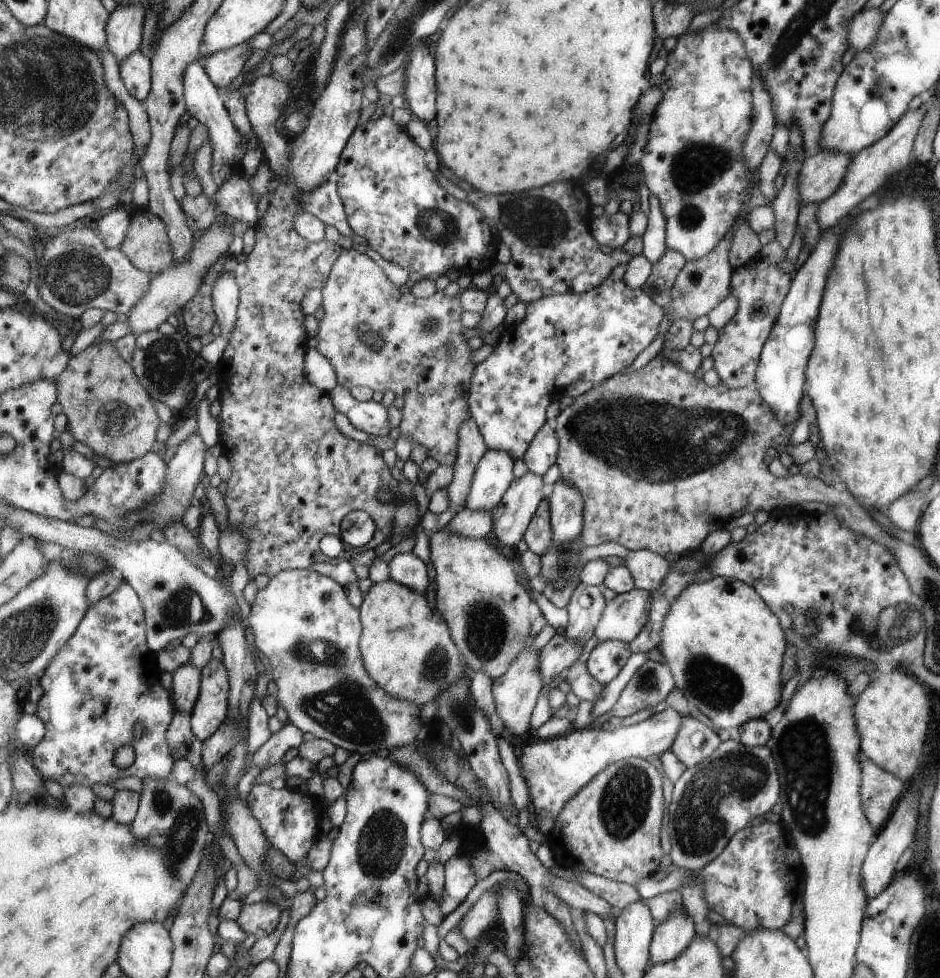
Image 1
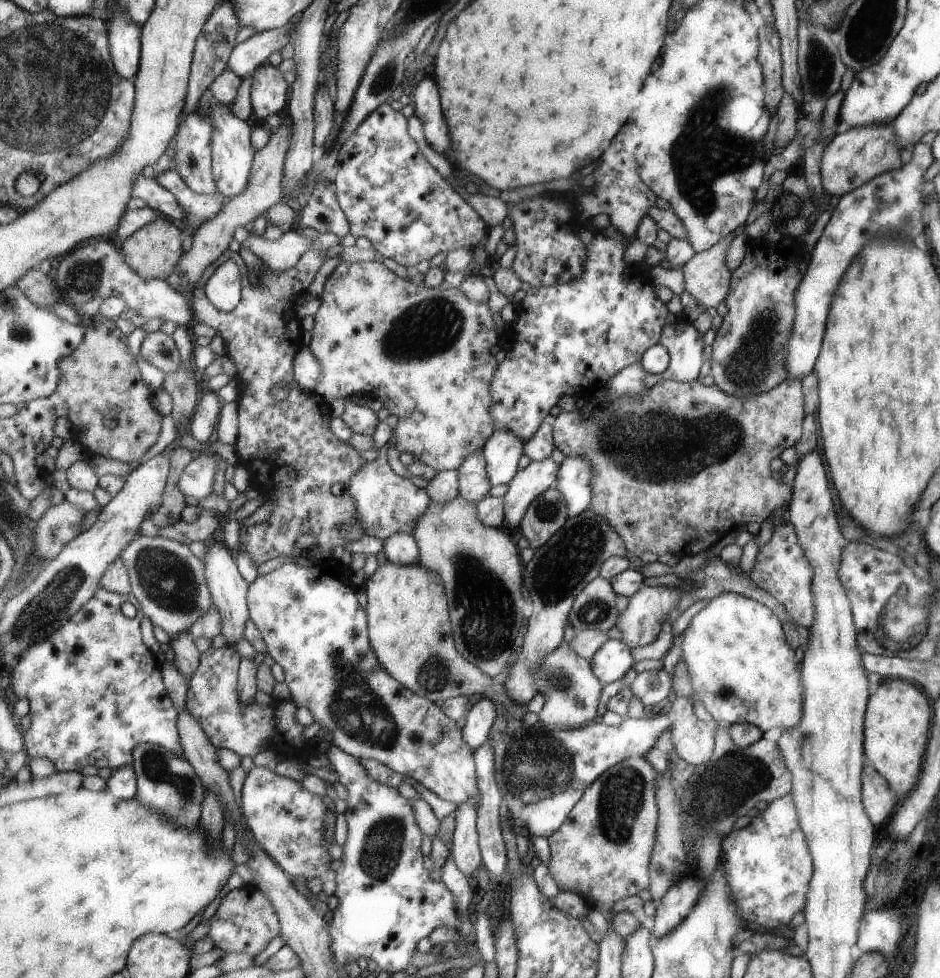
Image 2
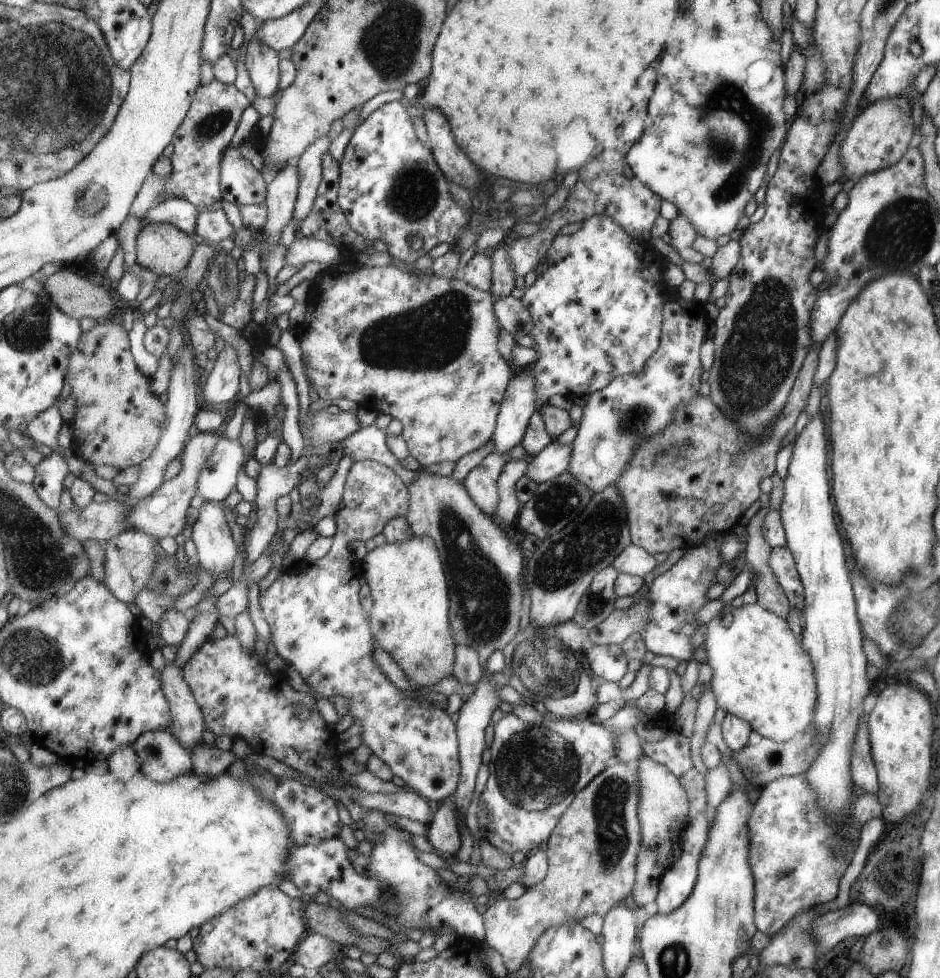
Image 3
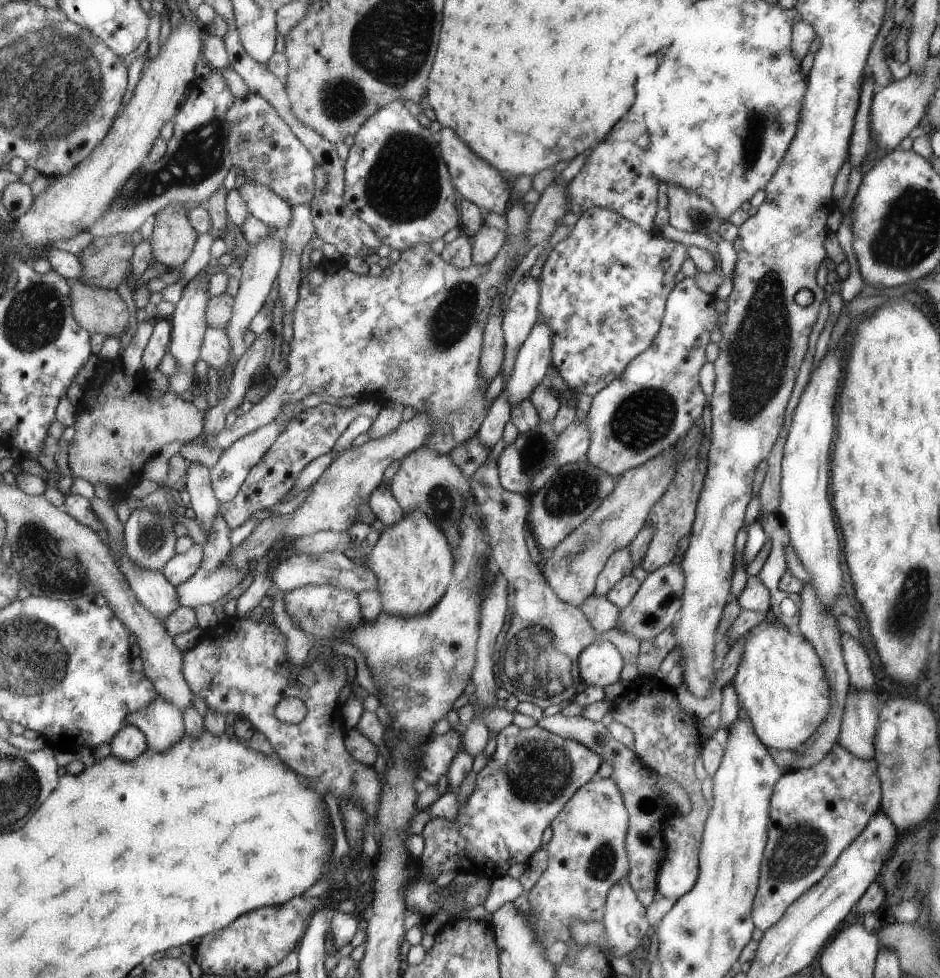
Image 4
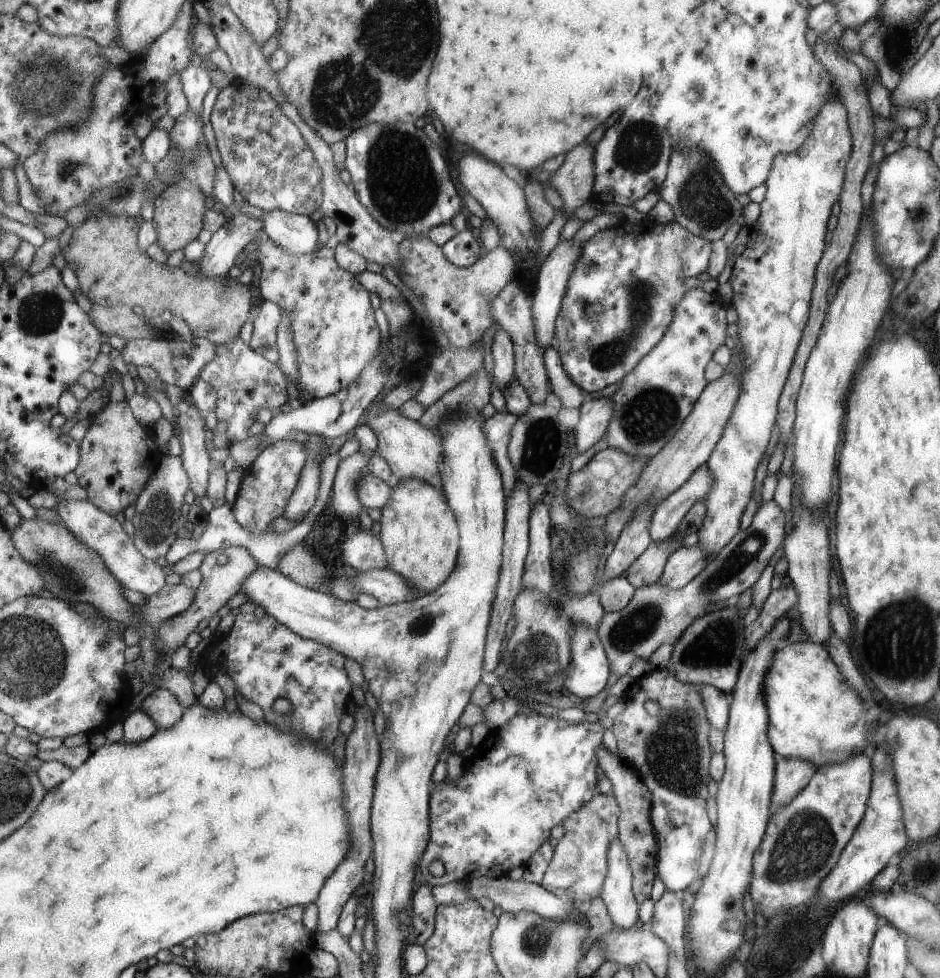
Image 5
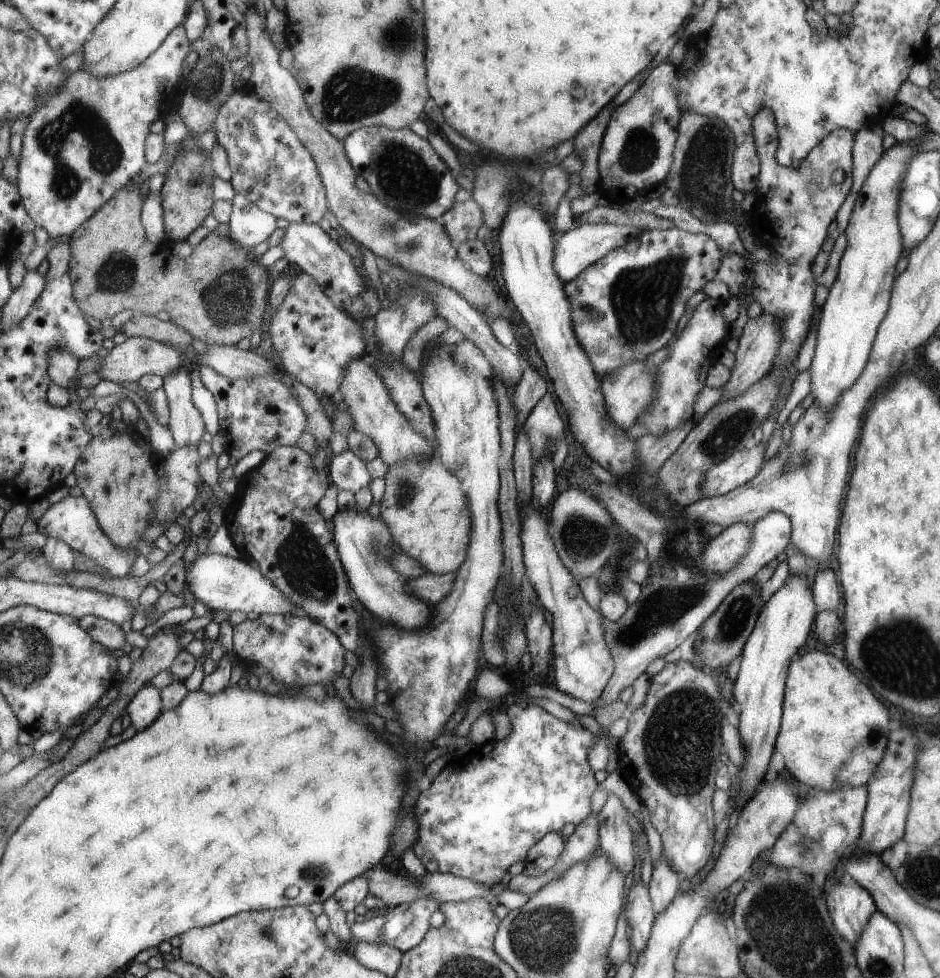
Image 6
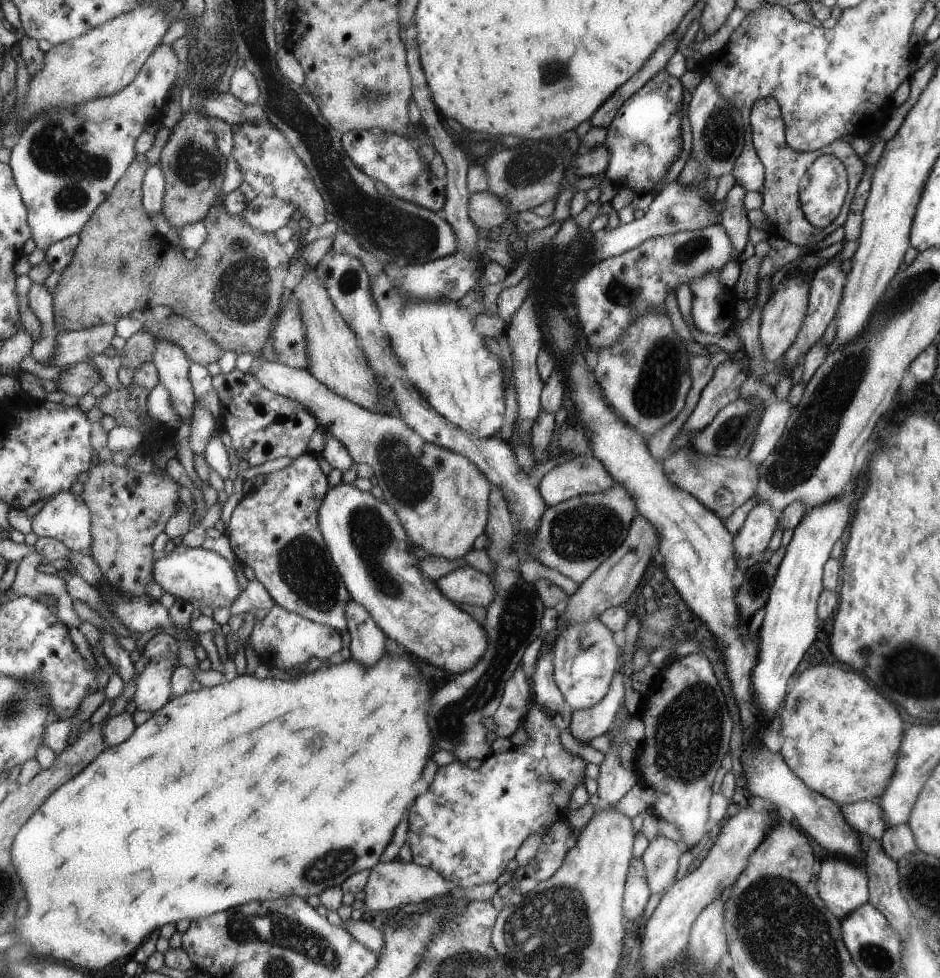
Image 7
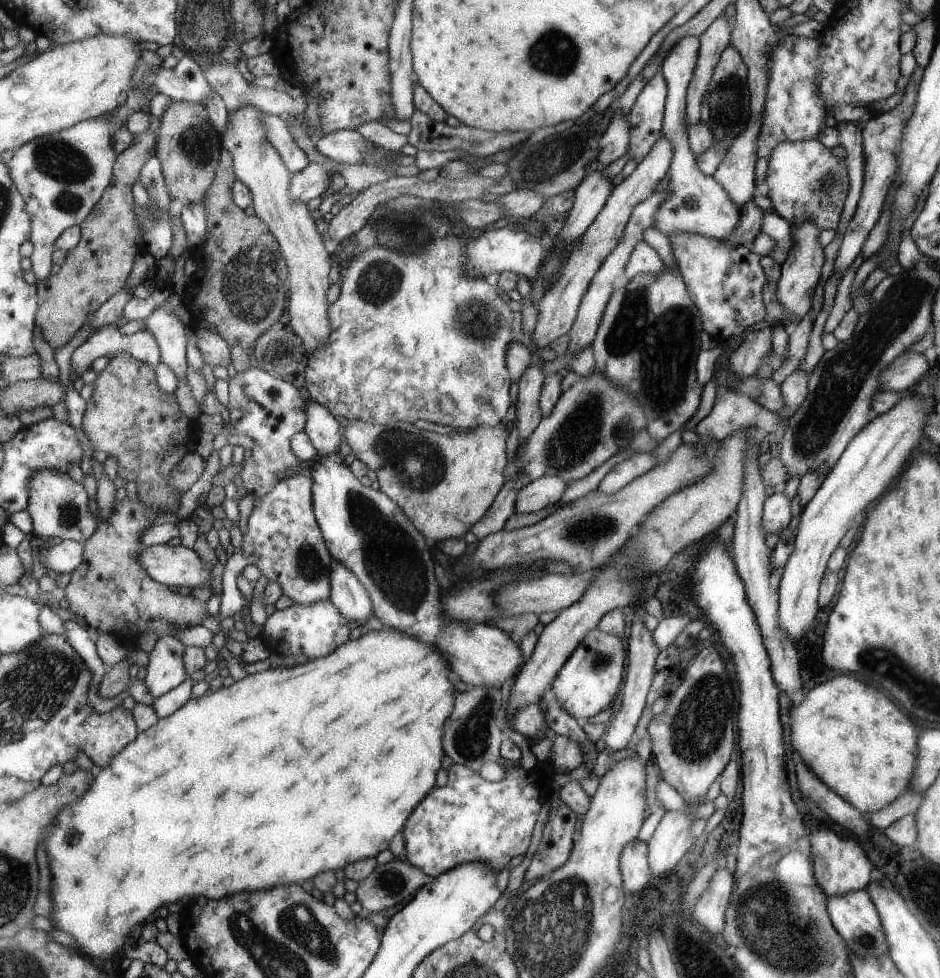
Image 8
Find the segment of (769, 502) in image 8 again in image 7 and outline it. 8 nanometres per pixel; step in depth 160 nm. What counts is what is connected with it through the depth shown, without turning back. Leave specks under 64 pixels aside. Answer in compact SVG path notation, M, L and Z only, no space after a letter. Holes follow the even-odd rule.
M759 501L749 510L741 529L734 538L734 559L739 566L752 565L761 560L761 554L771 540L778 524L777 512L767 501Z

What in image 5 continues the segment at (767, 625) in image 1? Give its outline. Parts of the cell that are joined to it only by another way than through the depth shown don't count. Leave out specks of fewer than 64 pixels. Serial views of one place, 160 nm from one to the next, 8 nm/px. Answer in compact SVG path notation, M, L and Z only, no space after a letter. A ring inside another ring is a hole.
M794 638L774 653L772 666L764 677L764 695L768 706L767 736L774 752L785 758L806 760L815 766L815 770L863 754L868 744L867 732L877 724L875 718L865 714L867 710L857 698L855 688L843 678L823 644L811 640L801 642Z

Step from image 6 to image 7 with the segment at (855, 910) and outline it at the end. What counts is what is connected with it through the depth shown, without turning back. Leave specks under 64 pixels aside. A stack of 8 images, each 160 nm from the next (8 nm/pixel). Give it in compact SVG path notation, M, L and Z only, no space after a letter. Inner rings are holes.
M823 859L818 874L818 895L839 920L844 919L848 912L869 900L867 872L845 860Z

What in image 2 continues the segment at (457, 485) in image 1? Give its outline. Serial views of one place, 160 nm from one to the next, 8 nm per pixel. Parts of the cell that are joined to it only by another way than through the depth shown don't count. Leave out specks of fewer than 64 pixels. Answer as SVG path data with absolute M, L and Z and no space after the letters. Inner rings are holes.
M483 451L468 457L458 471L461 497L476 504L488 497L487 494L491 492L493 485L488 475L488 464Z

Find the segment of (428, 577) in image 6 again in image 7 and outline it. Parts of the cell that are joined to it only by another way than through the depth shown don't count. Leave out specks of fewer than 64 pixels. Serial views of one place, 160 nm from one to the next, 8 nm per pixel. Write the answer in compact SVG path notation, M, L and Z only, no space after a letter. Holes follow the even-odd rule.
M473 566L459 568L439 580L439 588L443 588L443 594L457 604L477 604L485 608L489 608L497 596L493 578Z

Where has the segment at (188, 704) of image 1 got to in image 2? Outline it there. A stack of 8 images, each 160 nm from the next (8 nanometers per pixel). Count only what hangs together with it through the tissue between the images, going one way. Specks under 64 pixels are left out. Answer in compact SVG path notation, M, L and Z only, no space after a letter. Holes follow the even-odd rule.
M183 631L177 636L173 636L169 642L175 654L174 664L176 668L185 676L189 682L200 665L202 652L199 652L197 644L195 644L192 632Z

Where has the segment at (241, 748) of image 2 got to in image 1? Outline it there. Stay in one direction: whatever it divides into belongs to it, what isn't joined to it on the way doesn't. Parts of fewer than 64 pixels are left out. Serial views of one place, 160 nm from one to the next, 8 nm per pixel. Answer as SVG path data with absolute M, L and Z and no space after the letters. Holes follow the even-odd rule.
M212 658L202 668L200 695L191 712L191 730L202 743L209 740L230 716L230 670L221 659Z

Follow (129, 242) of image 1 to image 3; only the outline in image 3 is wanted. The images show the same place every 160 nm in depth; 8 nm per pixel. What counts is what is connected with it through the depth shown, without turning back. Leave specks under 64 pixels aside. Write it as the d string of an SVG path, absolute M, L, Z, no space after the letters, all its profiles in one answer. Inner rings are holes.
M149 223L136 238L136 264L157 276L175 276L189 266L197 243L175 224Z

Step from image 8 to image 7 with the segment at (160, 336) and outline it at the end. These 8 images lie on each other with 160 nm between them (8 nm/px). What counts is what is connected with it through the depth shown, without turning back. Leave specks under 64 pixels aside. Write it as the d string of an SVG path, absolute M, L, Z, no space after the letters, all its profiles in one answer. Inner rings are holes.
M156 338L157 348L154 361L160 372L161 384L171 394L171 405L182 421L190 418L198 398L190 379L190 366L193 364L187 353L173 341Z

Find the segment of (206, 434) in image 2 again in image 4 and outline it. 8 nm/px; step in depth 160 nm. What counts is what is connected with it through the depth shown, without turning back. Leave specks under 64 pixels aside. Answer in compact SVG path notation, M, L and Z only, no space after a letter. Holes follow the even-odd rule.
M270 227L270 236L263 239L261 243L249 248L247 254L238 274L240 276L240 285L238 293L236 294L234 304L234 316L231 319L230 326L226 331L232 338L232 358L230 359L230 367L235 372L238 360L245 354L248 346L245 345L245 332L249 330L249 324L255 315L261 311L261 306L265 304L265 300L269 298L269 292L273 290L273 286L277 285L277 278L281 272L282 258L285 252L284 233L281 229Z

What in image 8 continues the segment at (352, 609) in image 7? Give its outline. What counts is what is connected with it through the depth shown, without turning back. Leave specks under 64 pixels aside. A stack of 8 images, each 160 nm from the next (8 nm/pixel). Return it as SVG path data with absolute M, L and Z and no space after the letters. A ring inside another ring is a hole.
M334 559L332 572L331 599L350 621L357 620L361 629L374 612L374 604L365 585L352 570L337 559Z

